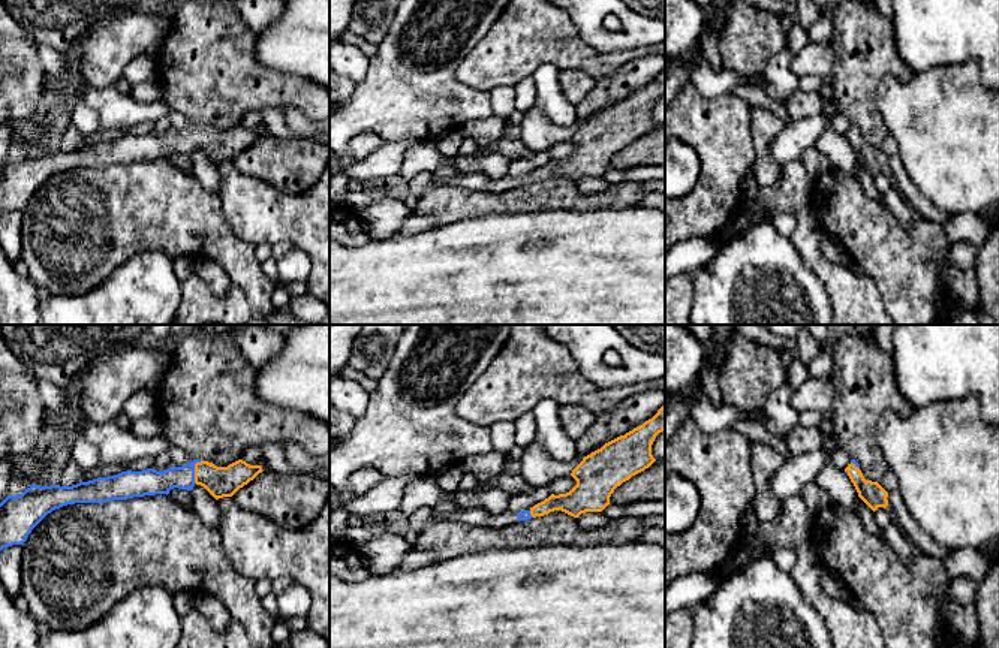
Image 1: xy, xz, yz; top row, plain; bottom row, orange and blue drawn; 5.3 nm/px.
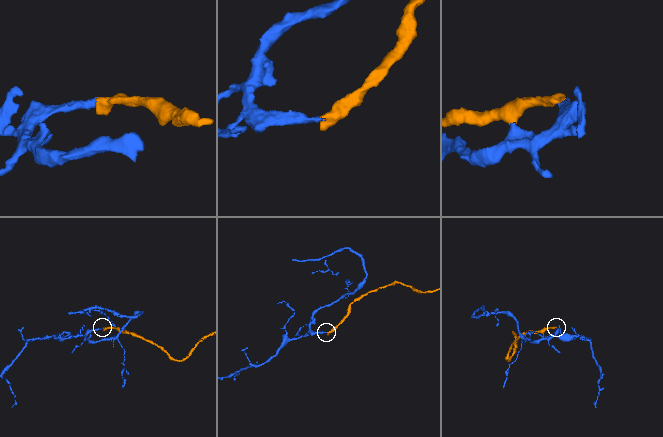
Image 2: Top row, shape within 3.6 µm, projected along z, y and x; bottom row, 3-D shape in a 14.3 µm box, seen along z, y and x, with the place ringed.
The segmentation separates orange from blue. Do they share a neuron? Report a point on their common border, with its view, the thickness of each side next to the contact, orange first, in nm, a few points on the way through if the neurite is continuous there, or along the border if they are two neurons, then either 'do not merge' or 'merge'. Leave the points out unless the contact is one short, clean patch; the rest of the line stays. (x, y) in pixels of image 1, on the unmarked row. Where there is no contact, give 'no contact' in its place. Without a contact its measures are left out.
contact xy (195, 135); calibres 160 and 140 nm; way xy (220, 147), (195, 135), (184, 142), (150, 147); merge

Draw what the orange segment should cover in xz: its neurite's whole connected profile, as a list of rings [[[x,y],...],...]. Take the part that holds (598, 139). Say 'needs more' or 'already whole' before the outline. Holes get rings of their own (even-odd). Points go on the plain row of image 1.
needs more; [[[665,70],[643,90],[584,121],[571,138],[577,150],[569,157],[551,159],[529,175],[518,178],[518,186],[544,181],[554,175],[562,175],[574,183],[586,177],[602,177],[617,151],[656,126],[652,120],[652,109],[664,94]]]

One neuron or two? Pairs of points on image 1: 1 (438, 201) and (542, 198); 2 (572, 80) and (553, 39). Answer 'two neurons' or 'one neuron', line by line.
1: one neuron
2: two neurons

